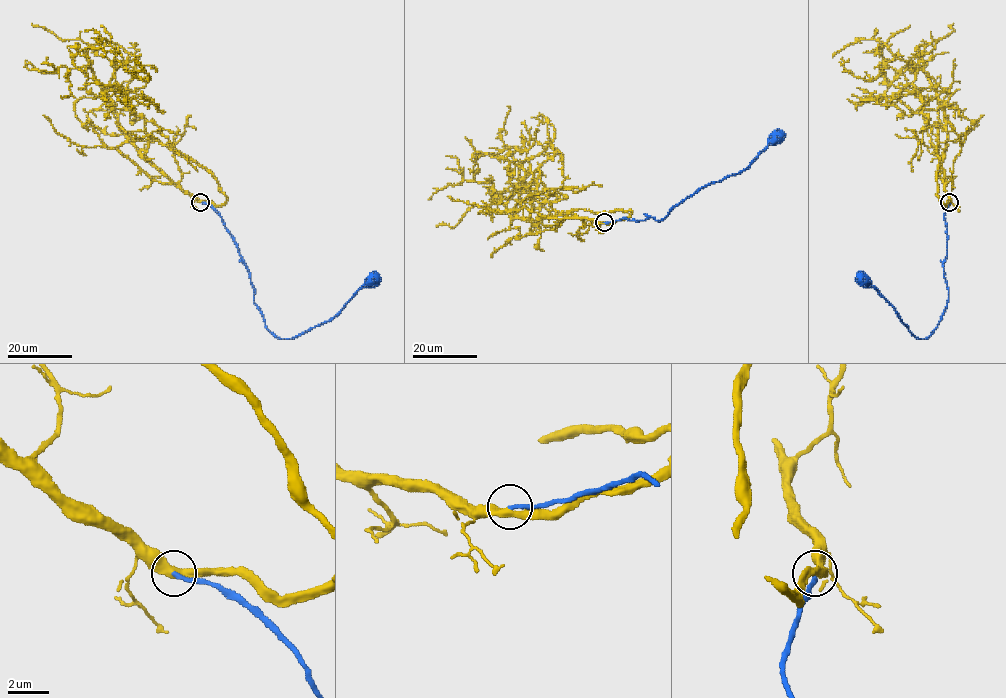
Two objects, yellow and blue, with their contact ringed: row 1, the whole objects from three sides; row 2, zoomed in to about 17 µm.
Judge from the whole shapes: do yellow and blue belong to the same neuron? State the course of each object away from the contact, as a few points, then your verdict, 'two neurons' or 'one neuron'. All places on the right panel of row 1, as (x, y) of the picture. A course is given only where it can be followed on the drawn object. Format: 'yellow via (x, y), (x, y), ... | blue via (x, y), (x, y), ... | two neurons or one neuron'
yellow via (949, 201), (941, 179), (943, 106), (916, 113), (898, 98), (899, 87), (884, 81), (881, 48), (863, 53) | blue via (949, 201), (943, 266), (948, 301), (926, 338), (917, 338), (896, 309), (862, 281) | one neuron

